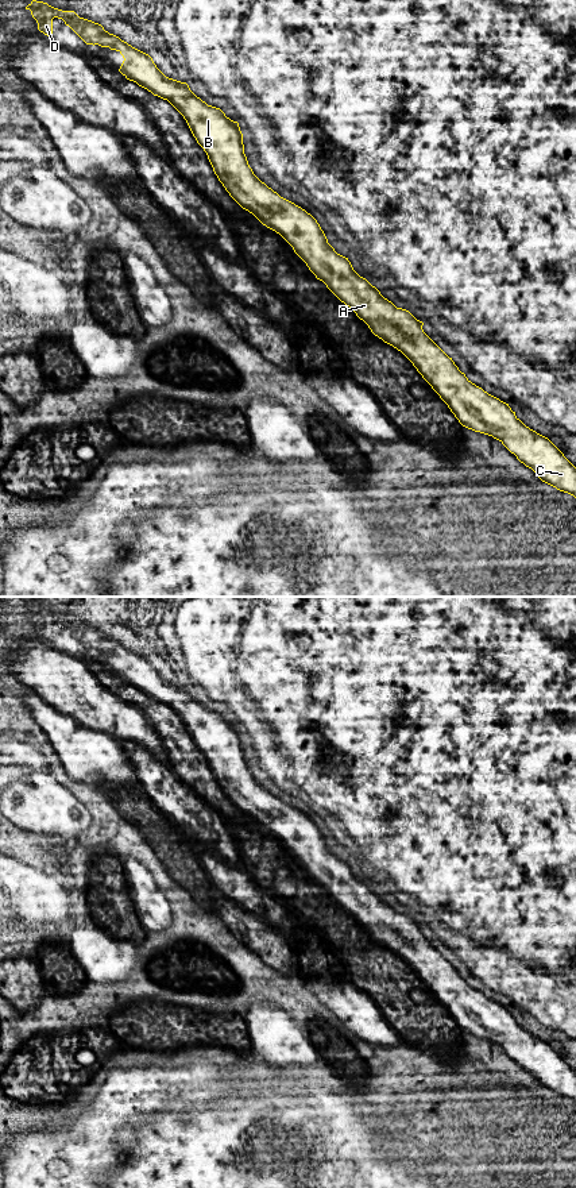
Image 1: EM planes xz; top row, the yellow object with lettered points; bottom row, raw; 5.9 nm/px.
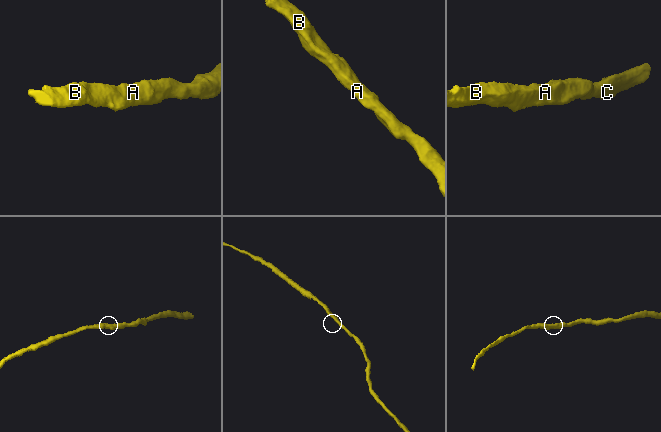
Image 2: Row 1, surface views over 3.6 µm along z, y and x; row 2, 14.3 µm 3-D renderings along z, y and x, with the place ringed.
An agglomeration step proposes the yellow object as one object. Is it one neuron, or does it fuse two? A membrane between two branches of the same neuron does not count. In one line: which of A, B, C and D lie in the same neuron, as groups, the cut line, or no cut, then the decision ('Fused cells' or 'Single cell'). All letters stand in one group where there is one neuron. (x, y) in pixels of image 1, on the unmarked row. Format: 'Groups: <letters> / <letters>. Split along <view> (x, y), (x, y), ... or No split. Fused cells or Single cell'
Groups: A B C D. No split. Single cell

